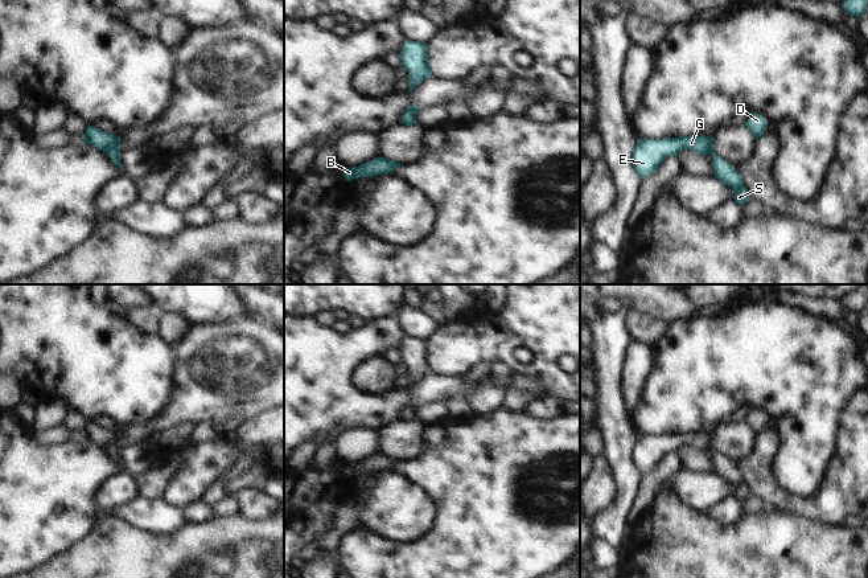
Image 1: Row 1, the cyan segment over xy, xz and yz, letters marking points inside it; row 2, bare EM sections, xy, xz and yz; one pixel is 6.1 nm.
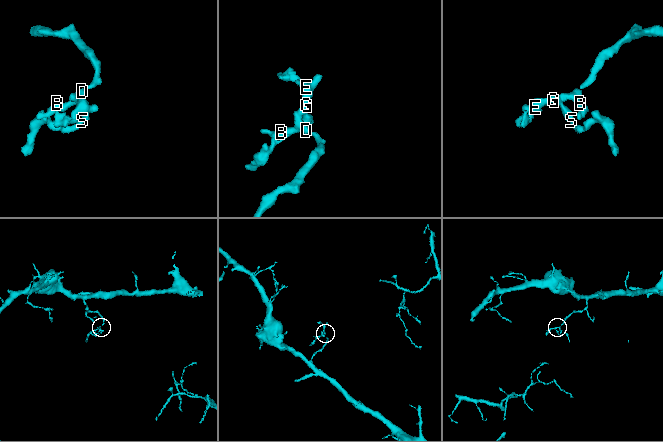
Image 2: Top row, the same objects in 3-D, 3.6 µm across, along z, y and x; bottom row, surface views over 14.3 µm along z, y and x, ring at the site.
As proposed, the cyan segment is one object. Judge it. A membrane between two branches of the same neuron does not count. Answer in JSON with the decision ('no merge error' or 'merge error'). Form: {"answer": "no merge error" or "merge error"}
{"answer": "no merge error"}

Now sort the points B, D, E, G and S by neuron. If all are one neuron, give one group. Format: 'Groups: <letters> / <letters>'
Groups: B D E G S.

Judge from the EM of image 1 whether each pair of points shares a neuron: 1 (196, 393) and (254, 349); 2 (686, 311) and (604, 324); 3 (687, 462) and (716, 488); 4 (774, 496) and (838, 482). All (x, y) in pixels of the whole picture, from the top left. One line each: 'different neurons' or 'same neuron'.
1: same neuron
2: different neurons
3: different neurons
4: same neuron

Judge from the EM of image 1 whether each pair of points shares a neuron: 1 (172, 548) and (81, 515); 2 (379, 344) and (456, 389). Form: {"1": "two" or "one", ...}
{"1": "two", "2": "one"}

